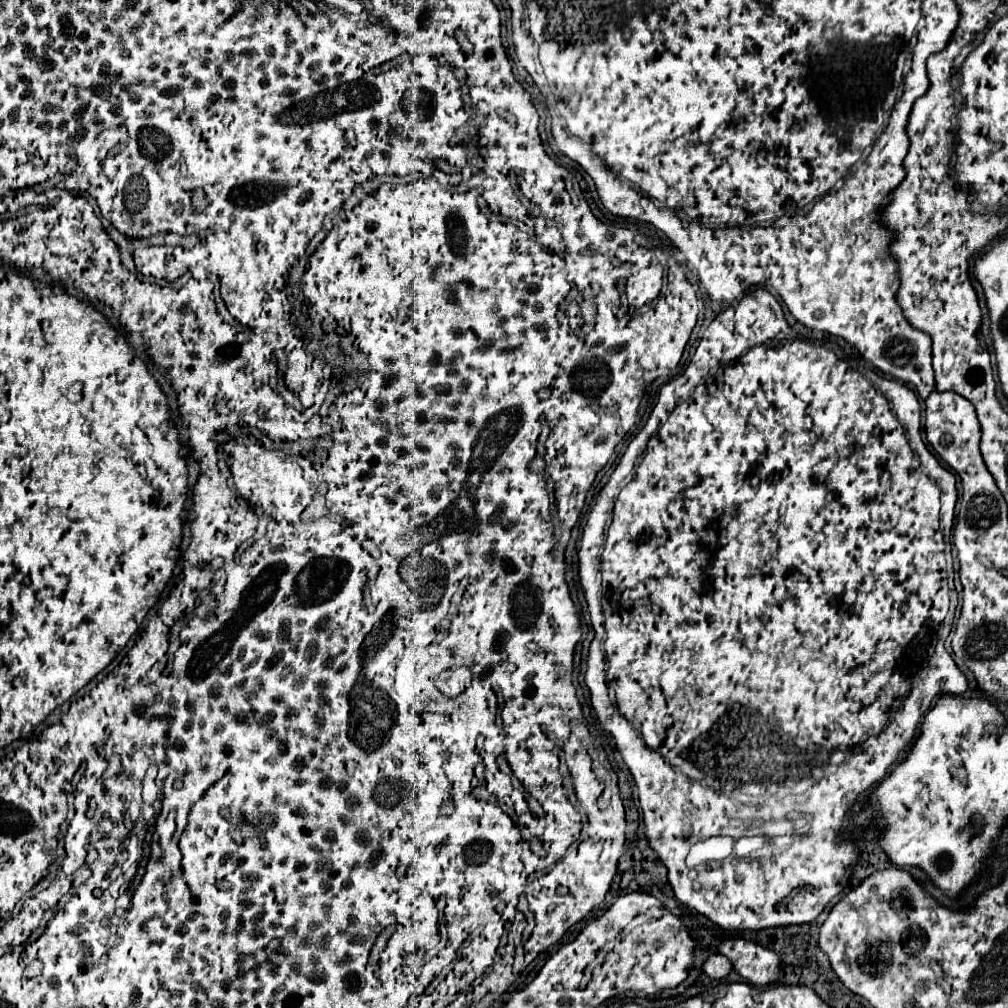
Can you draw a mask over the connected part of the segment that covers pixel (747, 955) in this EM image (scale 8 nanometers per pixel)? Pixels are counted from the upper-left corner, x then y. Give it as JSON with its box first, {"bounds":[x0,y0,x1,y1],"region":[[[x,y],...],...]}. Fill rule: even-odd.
{"bounds":[718,940,778,986],"region":[[[722,940],[718,944],[718,952],[724,954],[732,962],[734,970],[754,986],[766,986],[778,980],[778,956],[758,942]]]}

